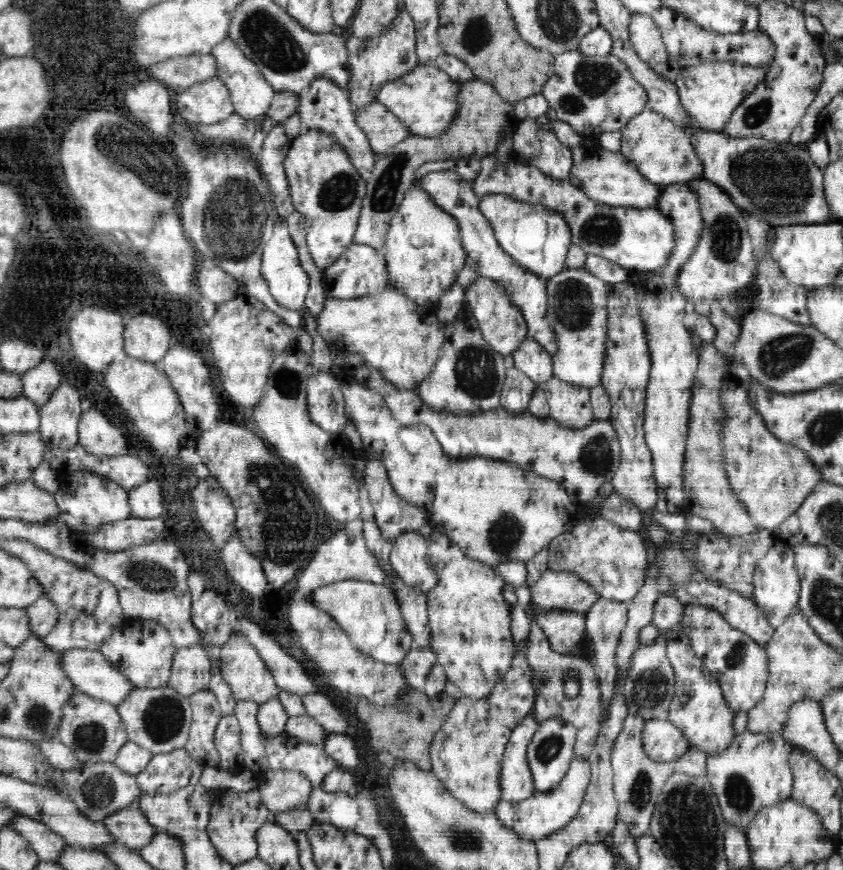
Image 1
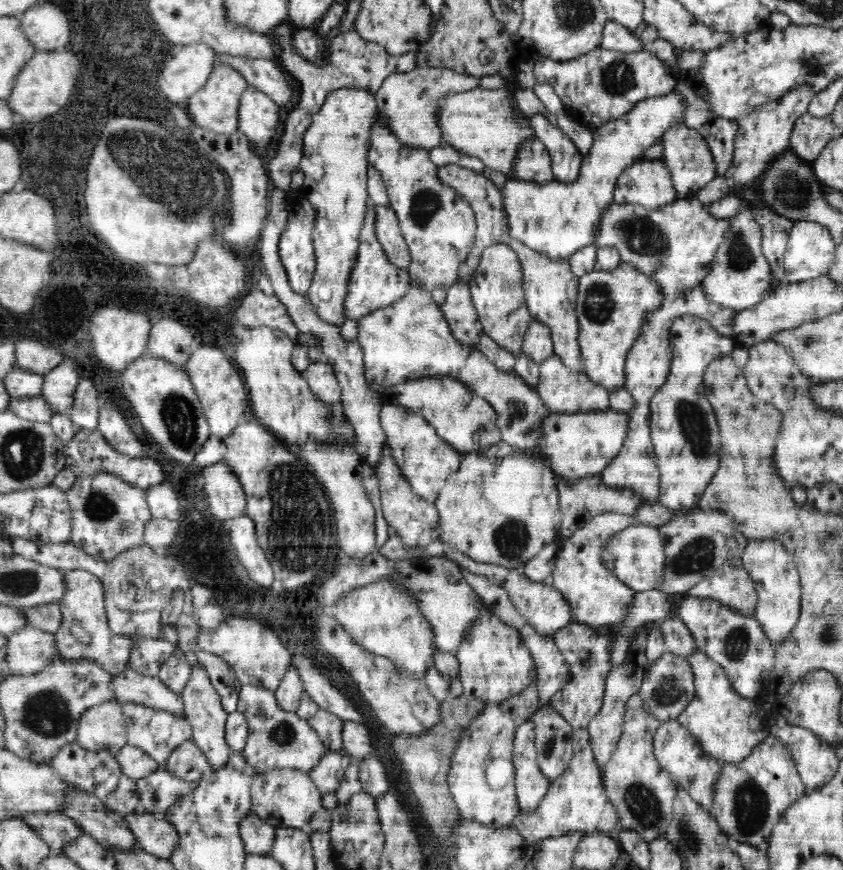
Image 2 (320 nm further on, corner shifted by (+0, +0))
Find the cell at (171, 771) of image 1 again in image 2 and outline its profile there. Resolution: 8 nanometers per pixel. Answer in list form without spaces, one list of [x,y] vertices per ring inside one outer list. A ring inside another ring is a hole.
[[[192,740],[178,746],[163,767],[188,782],[199,782],[205,773],[212,770],[202,749]]]

